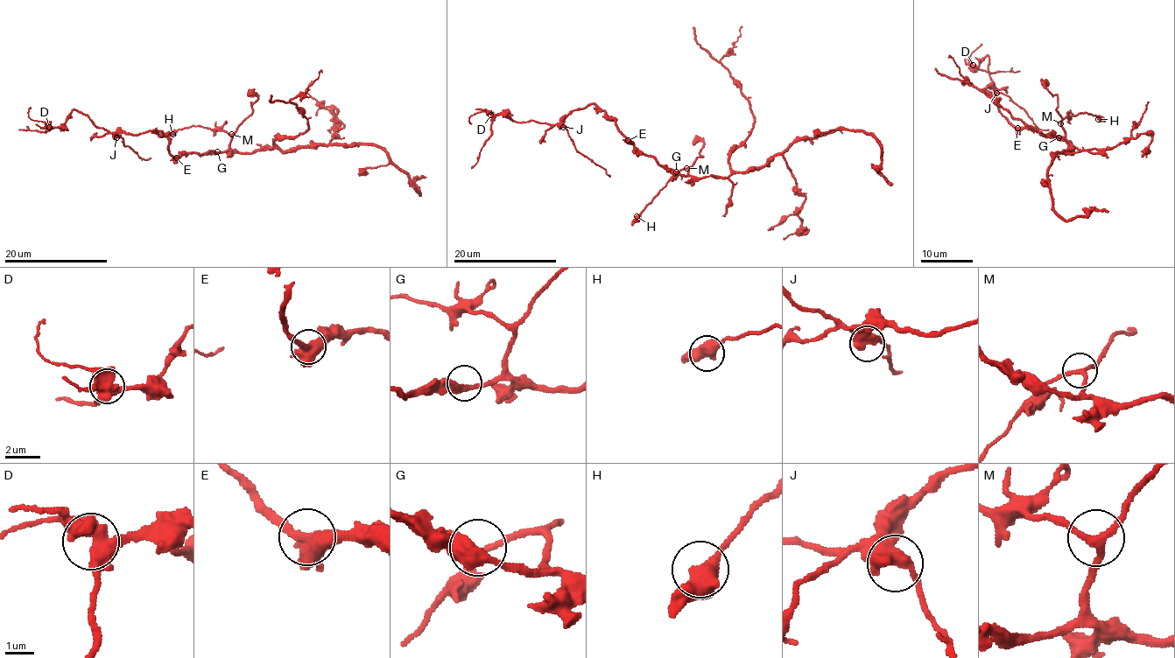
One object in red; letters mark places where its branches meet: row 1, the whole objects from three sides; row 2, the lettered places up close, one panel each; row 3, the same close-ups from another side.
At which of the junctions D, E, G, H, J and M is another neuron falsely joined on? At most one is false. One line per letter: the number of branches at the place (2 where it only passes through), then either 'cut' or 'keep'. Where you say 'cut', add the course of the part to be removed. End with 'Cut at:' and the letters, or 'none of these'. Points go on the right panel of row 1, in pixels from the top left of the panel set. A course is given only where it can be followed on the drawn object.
D: 3 | keep
E: 3 | keep
G: 2 | keep
H: 2 | keep
J: 2 | keep
M: 3 | keep
Cut at: none of these

